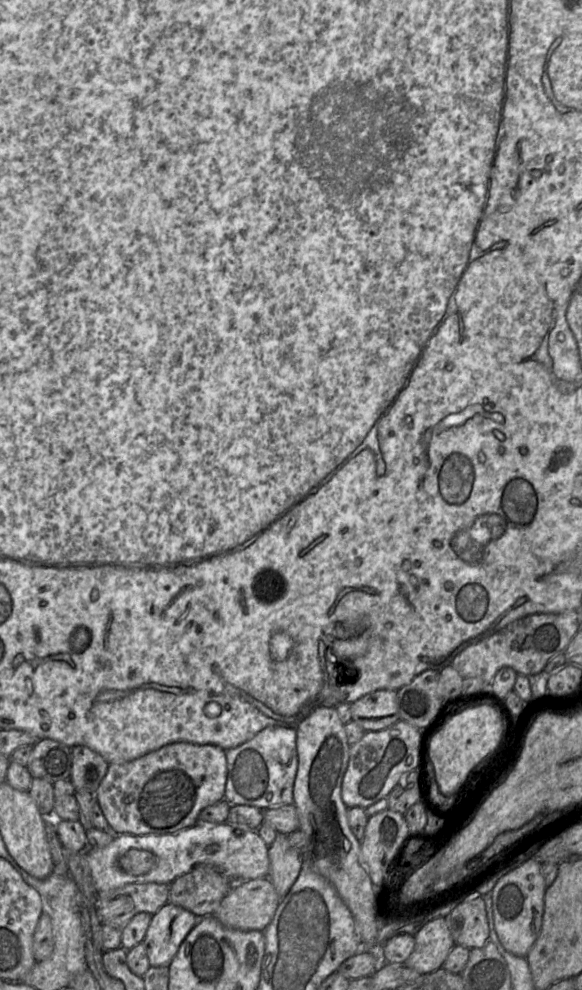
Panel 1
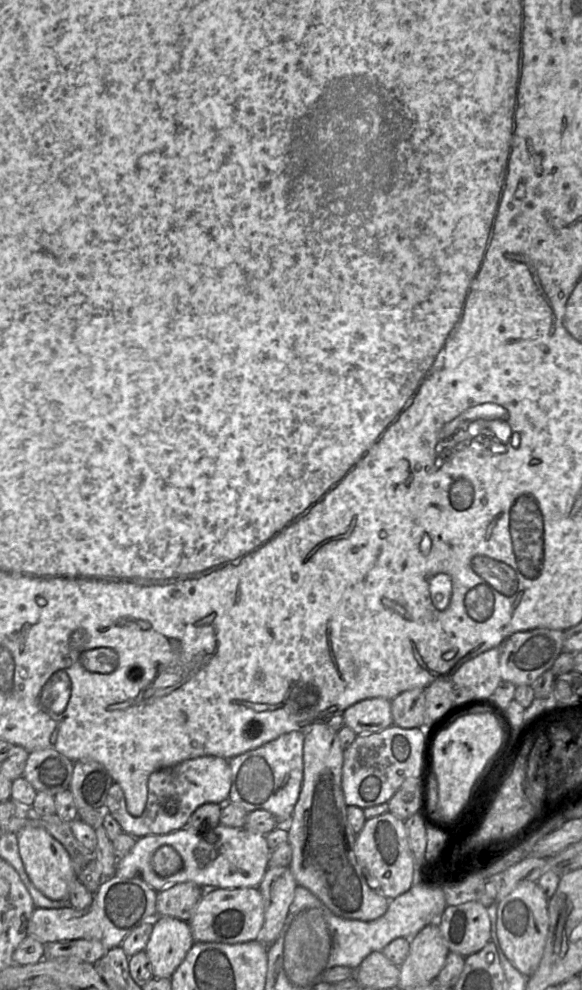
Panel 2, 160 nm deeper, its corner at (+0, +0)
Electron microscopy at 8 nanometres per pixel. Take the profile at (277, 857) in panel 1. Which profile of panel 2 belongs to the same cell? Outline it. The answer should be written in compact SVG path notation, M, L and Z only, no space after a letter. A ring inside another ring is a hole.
M268 867L258 886L264 901L264 924L258 940L267 947L280 935L296 887L289 867Z

